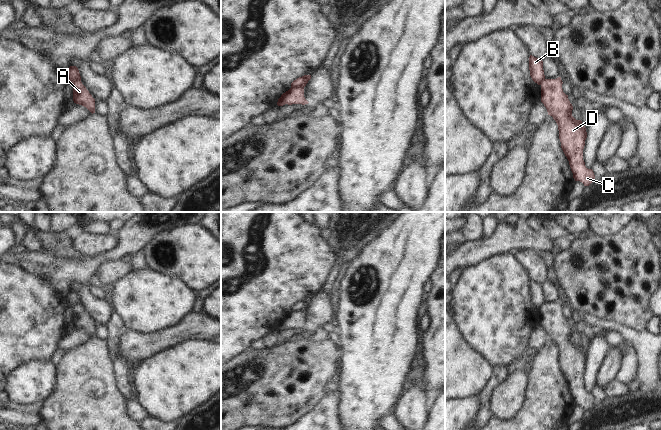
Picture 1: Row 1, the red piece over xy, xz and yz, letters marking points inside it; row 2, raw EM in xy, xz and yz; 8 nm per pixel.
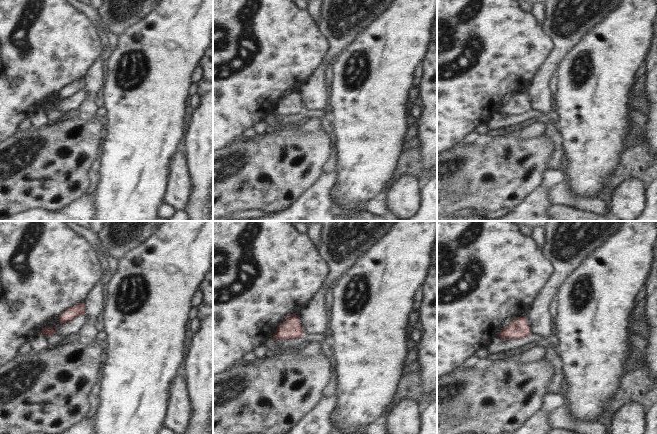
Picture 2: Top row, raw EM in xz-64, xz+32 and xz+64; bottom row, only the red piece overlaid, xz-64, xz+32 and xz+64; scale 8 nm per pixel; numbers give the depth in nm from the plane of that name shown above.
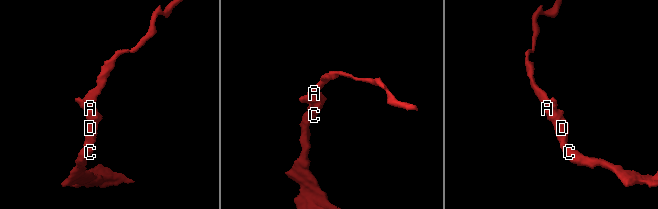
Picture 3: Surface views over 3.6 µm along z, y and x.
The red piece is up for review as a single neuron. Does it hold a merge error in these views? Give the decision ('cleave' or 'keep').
cleave

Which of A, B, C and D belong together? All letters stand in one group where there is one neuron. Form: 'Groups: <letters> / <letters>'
Groups: A C D / B.

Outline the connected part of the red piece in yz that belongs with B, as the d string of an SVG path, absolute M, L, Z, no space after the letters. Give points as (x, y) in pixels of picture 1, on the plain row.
M530 279L529 281L529 294L532 304L541 309L545 303L544 294L543 294L543 285Z

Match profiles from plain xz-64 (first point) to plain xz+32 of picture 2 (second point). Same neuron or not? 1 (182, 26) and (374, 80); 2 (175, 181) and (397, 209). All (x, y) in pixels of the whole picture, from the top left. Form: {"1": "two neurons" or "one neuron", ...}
{"1": "one neuron", "2": "one neuron"}

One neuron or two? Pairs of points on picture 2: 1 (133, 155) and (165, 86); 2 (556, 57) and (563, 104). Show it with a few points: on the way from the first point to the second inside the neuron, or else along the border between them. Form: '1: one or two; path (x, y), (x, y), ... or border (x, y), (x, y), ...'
1: one; path (140, 138), (144, 121), (144, 109), (148, 103)
2: two; border (572, 48), (559, 63), (554, 73)

